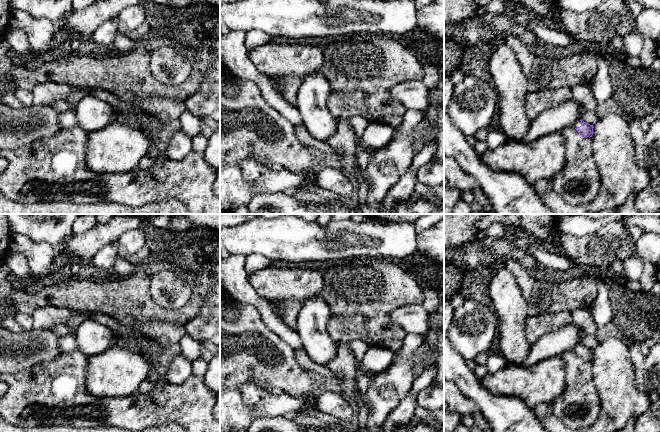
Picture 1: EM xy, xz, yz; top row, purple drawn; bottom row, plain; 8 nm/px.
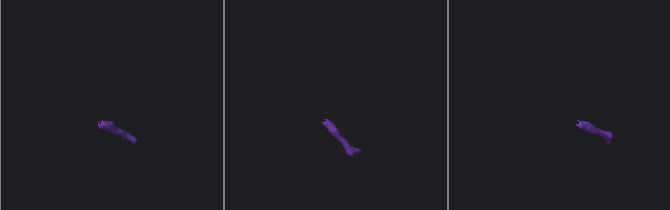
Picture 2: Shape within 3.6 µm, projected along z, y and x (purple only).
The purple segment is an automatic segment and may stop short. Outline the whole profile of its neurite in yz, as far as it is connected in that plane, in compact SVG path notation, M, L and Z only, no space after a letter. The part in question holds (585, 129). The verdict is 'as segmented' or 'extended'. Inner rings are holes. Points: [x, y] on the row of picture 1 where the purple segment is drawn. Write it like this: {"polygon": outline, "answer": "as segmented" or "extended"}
{"polygon": "M578 120L574 123L573 127L583 136L592 137L593 135L593 125L590 125L583 120Z", "answer": "extended"}

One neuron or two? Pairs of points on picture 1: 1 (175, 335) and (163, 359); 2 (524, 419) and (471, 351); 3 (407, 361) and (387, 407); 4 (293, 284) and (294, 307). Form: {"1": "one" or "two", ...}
{"1": "one", "2": "two", "3": "one", "4": "two"}

